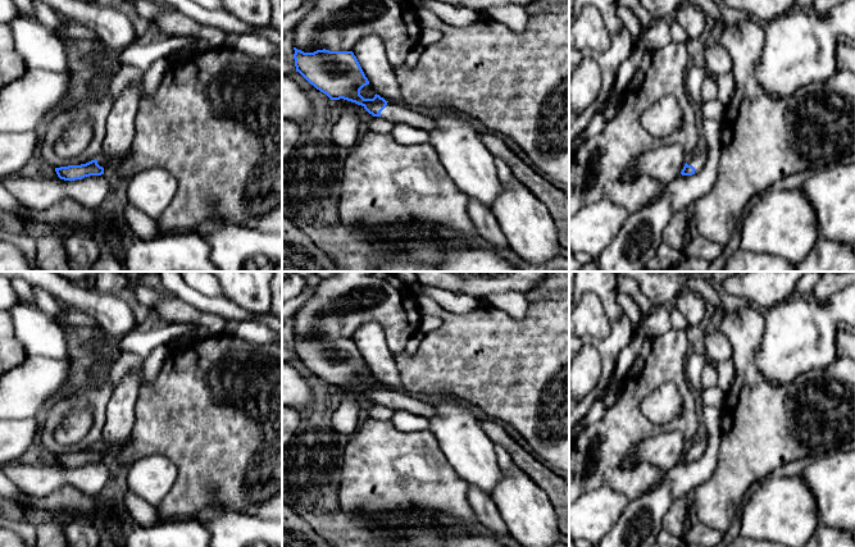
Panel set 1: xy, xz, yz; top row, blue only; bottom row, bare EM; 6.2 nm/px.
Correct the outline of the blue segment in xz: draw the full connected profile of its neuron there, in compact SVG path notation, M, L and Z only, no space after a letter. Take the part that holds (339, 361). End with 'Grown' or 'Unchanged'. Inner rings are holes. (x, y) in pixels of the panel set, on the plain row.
M294 334L295 354L310 371L331 387L347 387L361 392L373 404L388 406L394 411L404 410L428 419L436 415L433 405L411 397L400 389L388 389L379 382L364 386L360 377L369 371L353 338L317 337L304 339Z. Grown

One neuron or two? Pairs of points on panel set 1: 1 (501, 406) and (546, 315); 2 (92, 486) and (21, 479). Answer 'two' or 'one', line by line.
1: one
2: one

